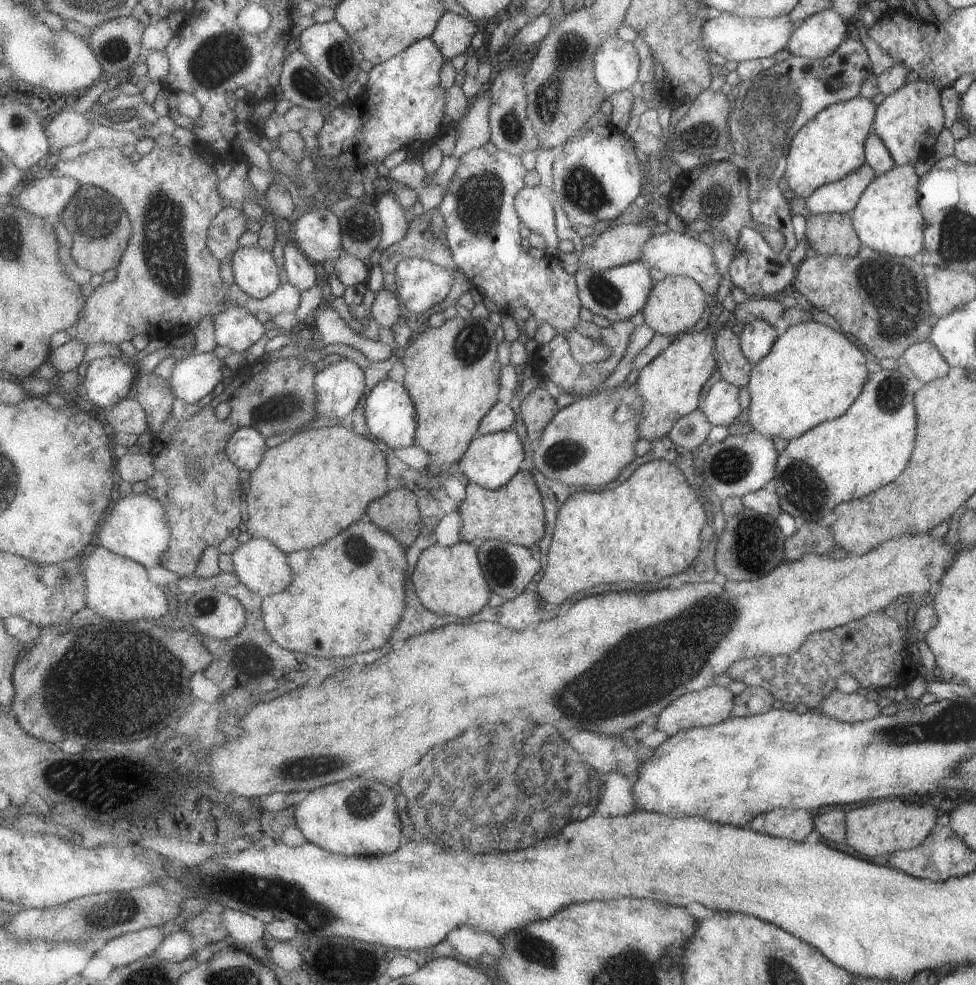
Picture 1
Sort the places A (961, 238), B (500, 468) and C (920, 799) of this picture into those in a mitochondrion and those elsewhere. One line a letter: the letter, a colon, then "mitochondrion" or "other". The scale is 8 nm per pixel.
A: mitochondrion
B: other
C: other

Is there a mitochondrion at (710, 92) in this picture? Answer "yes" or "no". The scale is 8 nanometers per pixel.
no

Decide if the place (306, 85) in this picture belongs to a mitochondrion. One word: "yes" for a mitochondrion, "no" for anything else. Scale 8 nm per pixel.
yes

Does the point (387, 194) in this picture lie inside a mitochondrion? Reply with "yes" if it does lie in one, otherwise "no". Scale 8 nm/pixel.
no

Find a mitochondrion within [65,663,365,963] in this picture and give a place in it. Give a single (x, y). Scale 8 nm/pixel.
(277, 894)

